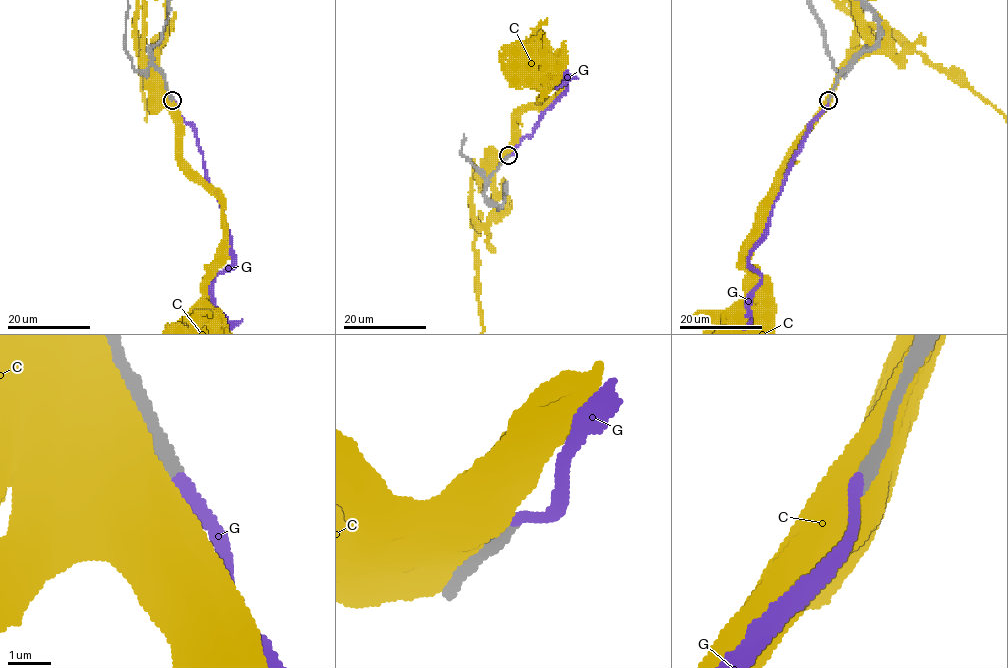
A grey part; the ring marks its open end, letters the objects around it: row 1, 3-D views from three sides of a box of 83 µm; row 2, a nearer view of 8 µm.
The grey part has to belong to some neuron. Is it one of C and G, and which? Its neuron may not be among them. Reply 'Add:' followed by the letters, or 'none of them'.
Add: G

